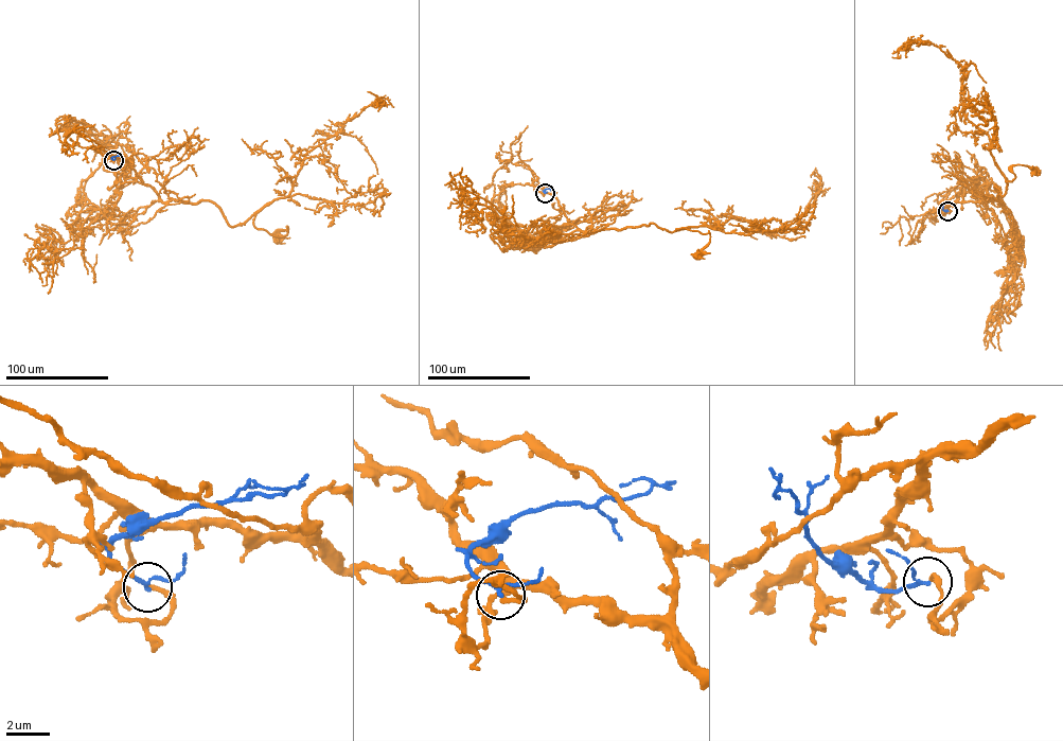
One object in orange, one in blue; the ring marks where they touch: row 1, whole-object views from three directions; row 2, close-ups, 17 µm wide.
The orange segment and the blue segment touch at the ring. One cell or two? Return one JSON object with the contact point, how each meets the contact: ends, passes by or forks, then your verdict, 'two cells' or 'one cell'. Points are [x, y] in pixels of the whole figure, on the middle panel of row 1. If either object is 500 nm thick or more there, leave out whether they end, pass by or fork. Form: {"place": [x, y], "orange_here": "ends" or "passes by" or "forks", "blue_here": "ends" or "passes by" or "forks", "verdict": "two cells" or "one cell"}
{"place": [545, 193], "orange_here": "ends", "blue_here": "passes by", "verdict": "two cells"}

